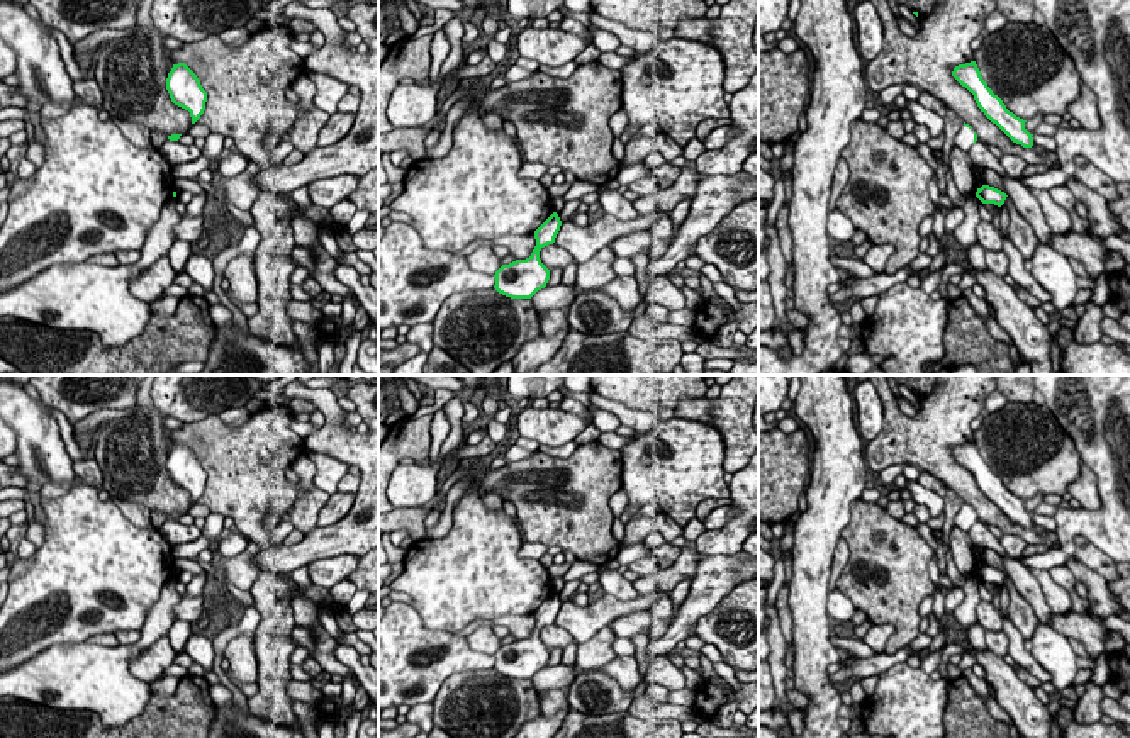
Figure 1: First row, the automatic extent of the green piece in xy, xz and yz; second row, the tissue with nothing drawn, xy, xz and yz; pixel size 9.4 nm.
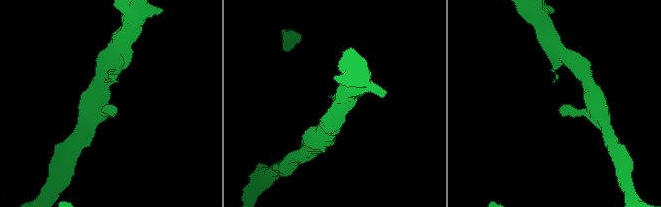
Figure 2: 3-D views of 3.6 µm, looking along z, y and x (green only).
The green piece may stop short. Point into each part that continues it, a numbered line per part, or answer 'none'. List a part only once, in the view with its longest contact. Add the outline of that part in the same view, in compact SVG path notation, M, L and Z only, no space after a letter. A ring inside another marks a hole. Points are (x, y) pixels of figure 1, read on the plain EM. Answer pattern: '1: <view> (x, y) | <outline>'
1: yz (964, 518) | M962 506L954 519L954 526L960 528L962 531L969 531L974 523L974 509Z

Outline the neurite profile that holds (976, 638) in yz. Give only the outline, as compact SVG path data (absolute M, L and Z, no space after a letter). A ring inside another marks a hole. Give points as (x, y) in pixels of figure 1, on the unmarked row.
M976 623L972 624L969 629L964 631L967 635L967 641L972 648L976 650L987 650L987 645L986 645L986 629Z

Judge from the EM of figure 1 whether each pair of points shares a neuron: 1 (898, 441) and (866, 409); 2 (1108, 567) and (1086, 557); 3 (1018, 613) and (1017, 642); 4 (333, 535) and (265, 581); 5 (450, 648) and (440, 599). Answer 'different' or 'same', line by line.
1: different
2: same
3: different
4: different
5: different

